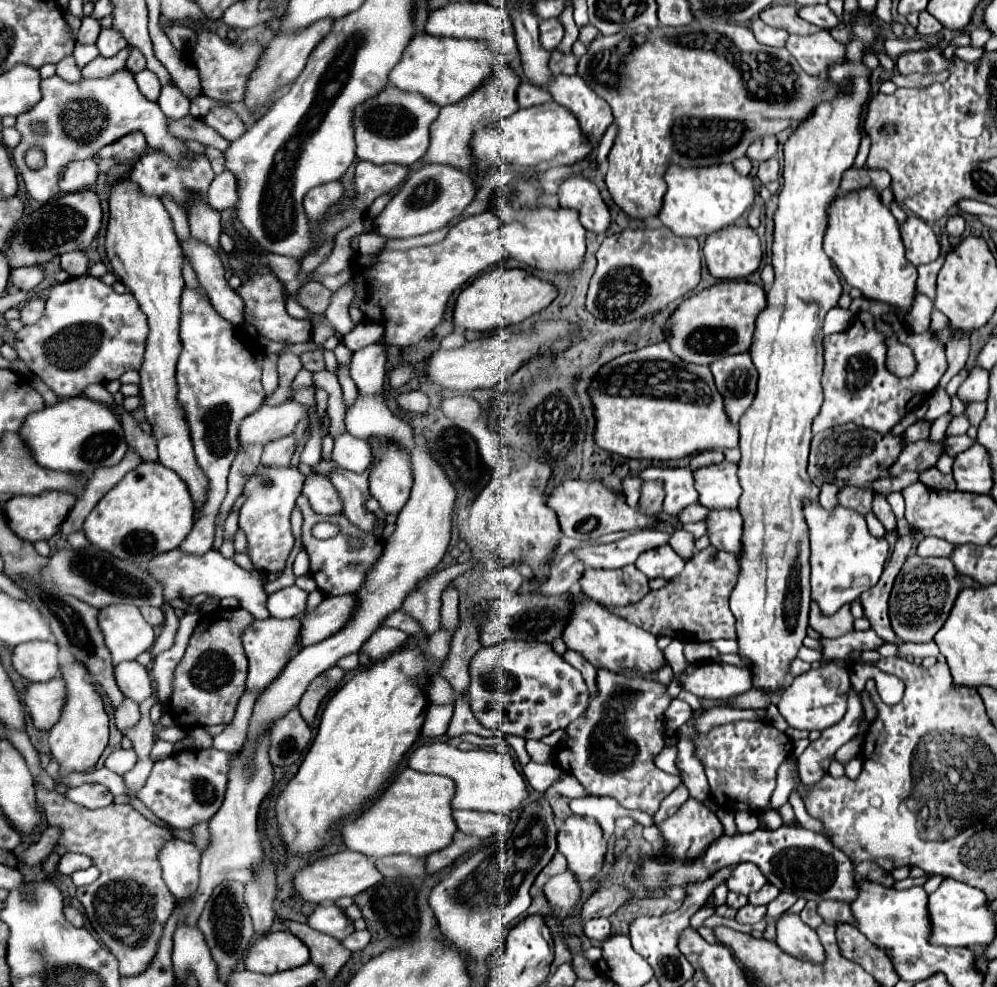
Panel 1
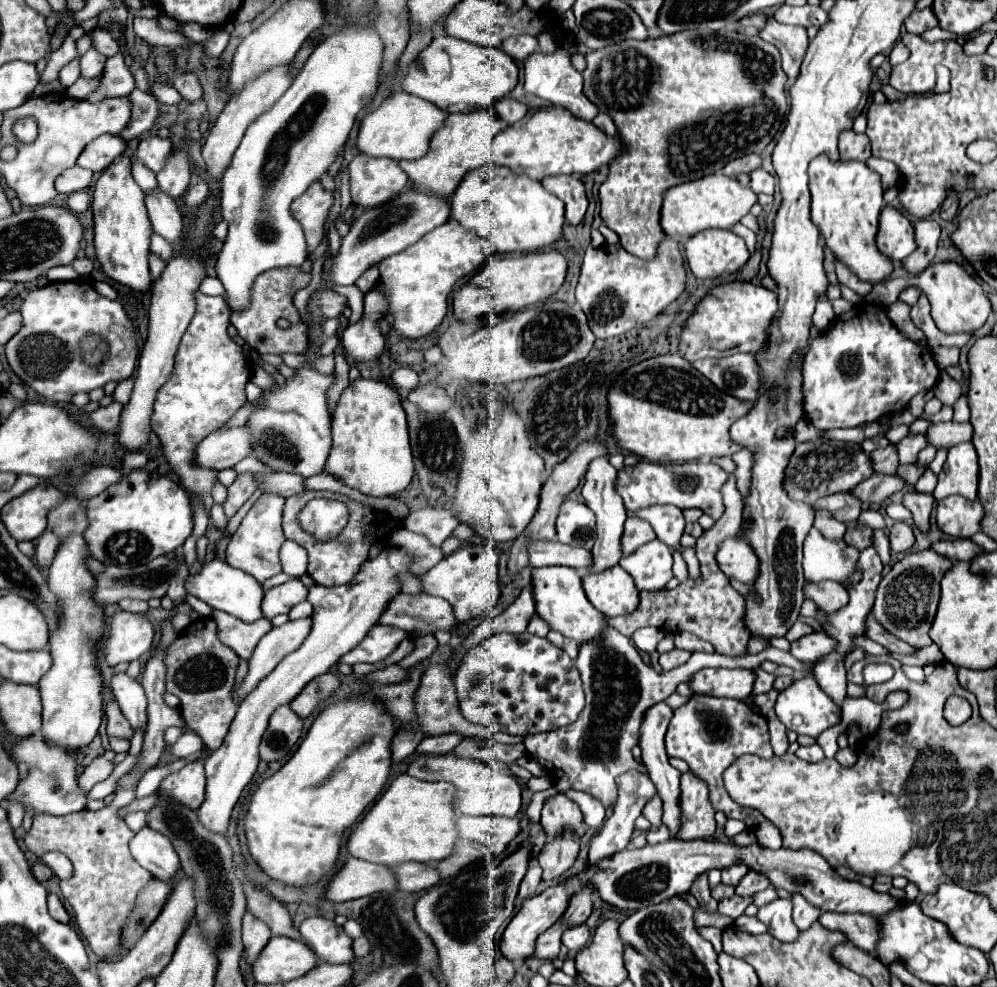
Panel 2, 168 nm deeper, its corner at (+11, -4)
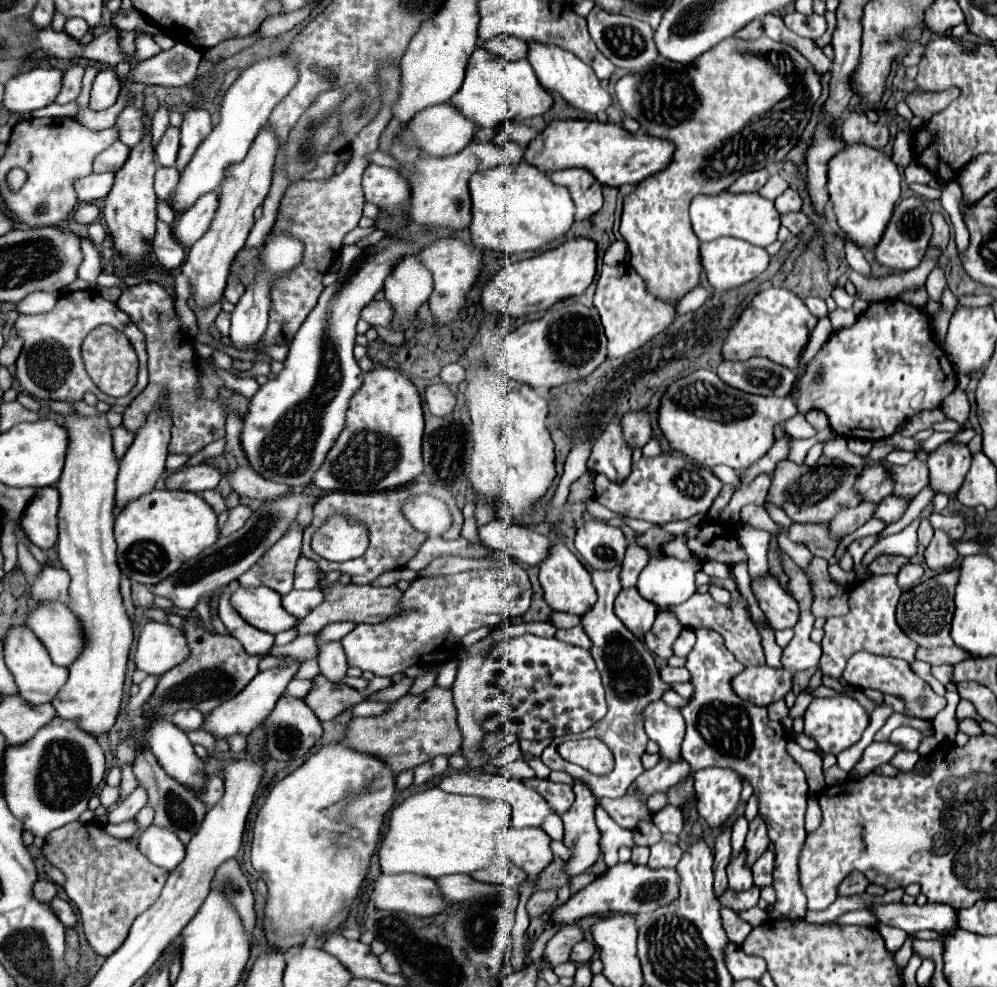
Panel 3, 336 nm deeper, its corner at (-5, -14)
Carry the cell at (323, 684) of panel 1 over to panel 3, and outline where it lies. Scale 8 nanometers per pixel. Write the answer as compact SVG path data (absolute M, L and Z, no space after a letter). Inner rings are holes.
M320 674L316 676L316 684L304 702L322 722L326 722L326 720L334 720L346 708L362 702L362 694L346 684L334 684Z

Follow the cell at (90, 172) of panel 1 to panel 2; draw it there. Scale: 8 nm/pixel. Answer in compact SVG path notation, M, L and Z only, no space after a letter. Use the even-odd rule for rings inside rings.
M72 166L68 170L64 170L64 174L58 176L56 180L56 190L62 194L72 194L78 190L84 190L92 180L92 172L80 166Z

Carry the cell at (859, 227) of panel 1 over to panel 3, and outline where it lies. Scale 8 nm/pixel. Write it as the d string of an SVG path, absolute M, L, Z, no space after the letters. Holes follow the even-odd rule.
M862 144L846 146L828 164L828 194L834 206L838 226L844 230L846 238L860 246L874 250L880 242L880 232L888 226L892 218L892 208L900 200L900 170L890 160L888 154L868 148Z

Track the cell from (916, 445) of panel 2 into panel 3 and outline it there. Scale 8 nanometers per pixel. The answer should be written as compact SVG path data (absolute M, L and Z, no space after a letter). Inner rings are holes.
M912 458L912 462L908 462L906 466L894 466L884 462L884 466L892 472L896 486L894 486L894 494L904 496L904 498L914 498L928 482L928 466L924 462L920 462L918 458Z

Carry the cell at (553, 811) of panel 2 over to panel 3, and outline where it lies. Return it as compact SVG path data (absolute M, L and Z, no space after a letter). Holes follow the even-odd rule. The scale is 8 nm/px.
M532 778L532 780L522 780L526 786L532 786L534 790L538 790L546 802L550 804L550 808L554 810L554 814L564 816L568 812L568 808L572 808L572 800L576 798L572 788L566 784L556 784L552 780L540 780L540 778Z

